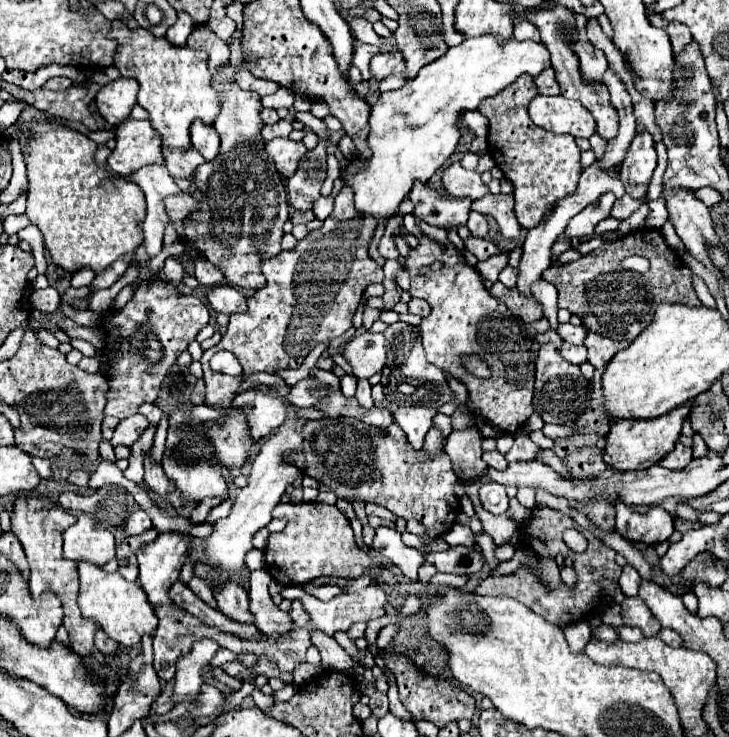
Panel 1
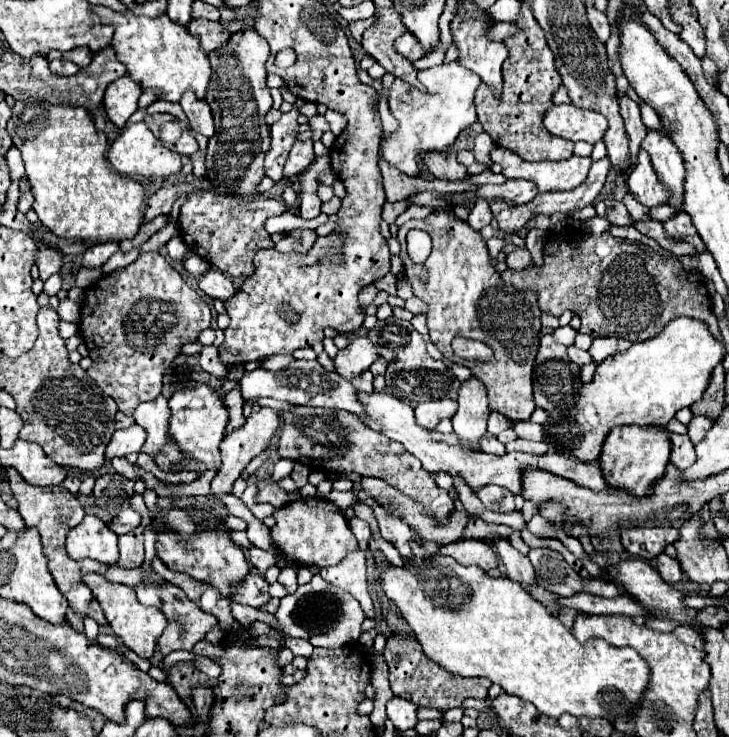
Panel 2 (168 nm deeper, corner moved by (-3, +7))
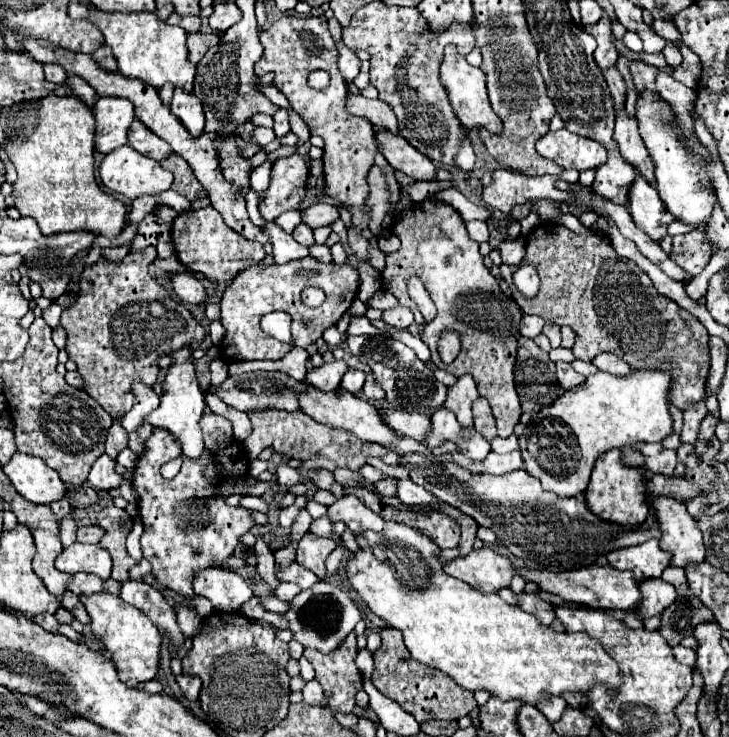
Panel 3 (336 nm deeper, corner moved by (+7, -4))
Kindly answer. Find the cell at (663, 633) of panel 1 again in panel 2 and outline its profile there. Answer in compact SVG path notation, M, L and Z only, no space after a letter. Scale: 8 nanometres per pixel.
M679 626L679 628L675 628L675 632L673 632L681 642L685 642L685 644L689 644L689 646L693 646L693 648L703 648L703 636L699 636L699 632L695 630L695 628L691 628L691 626Z

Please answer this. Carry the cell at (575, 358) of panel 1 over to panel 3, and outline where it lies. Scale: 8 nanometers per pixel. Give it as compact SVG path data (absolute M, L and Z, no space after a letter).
M557 361L557 379L563 389L573 389L585 381L585 375L573 371L573 367L565 361Z

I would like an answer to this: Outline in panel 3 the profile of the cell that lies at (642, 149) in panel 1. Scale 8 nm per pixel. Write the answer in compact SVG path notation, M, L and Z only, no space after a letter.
M637 175L629 189L627 205L637 227L645 231L651 239L661 241L661 237L667 233L667 225L673 221L673 215L665 211L665 203L661 203L657 189L651 183L645 183L641 175Z

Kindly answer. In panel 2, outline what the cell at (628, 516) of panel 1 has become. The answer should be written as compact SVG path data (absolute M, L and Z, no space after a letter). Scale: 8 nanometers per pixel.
M635 528L623 530L621 544L629 554L635 554L645 560L655 560L667 544L673 544L679 538L679 530L671 528Z

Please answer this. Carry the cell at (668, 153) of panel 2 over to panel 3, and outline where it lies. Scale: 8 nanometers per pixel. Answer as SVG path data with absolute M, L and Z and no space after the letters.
M625 111L617 113L613 139L617 141L623 159L631 163L649 183L653 183L653 163L649 159L649 151L645 143L641 143L641 135L637 131L637 119L627 117Z

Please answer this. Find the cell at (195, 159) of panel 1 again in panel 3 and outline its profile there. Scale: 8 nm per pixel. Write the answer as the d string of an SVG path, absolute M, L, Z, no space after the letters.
M133 121L129 127L129 145L135 147L139 153L151 157L156 161L167 159L169 155L173 155L173 149L167 141L163 141L161 137L157 137L151 129L147 129L141 121Z

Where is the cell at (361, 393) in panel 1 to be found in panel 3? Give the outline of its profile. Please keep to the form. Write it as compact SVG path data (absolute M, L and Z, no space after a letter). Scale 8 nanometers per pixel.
M349 369L341 381L341 387L349 393L359 393L363 389L363 383L365 383L365 373L363 371L355 371L355 369Z

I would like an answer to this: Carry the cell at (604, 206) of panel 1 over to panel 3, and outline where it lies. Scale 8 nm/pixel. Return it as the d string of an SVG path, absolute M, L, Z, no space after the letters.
M615 67L613 69L605 69L603 75L605 75L605 81L607 81L609 91L611 91L611 97L613 97L613 103L615 103L615 111L623 111L625 109L625 83L623 83L623 77L619 75L619 71Z

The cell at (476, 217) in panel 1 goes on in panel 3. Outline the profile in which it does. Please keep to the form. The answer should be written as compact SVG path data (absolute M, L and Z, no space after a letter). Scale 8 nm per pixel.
M469 221L469 223L465 223L465 227L467 227L469 237L471 237L473 241L477 241L477 243L487 241L489 231L487 231L487 223L485 223L485 221Z

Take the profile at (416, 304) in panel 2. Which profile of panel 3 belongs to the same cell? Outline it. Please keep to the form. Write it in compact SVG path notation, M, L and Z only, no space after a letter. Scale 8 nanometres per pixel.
M395 307L389 311L383 311L383 321L387 321L393 327L409 327L413 323L413 313L405 307Z

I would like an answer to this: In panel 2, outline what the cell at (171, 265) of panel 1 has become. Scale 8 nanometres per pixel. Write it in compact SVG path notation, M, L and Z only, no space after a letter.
M177 234L177 236L173 236L169 242L167 242L167 252L169 252L169 256L173 258L173 260L181 260L183 258L183 254L187 252L187 246L183 244L183 238Z

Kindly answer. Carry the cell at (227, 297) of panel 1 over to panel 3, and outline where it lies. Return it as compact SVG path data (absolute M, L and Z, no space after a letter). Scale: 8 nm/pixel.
M173 273L173 291L179 295L183 303L205 303L207 301L207 289L205 285L193 277L193 273Z

